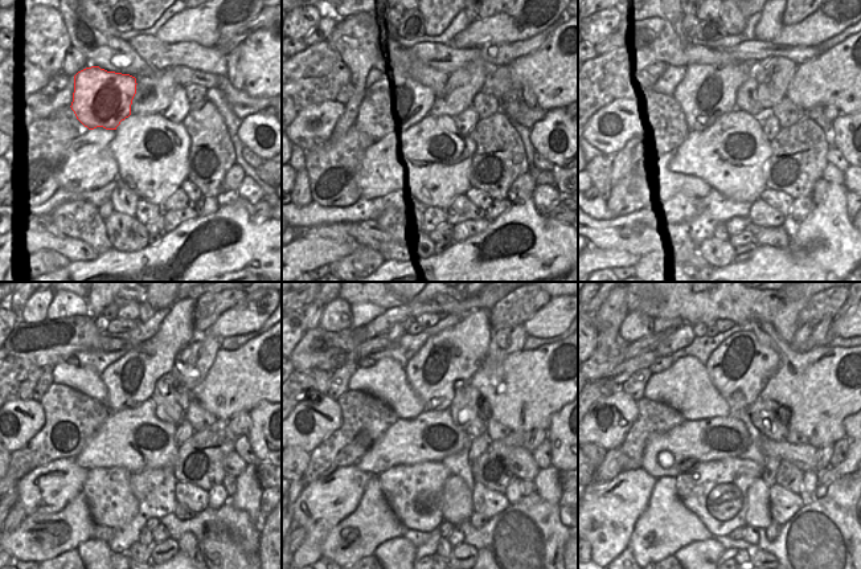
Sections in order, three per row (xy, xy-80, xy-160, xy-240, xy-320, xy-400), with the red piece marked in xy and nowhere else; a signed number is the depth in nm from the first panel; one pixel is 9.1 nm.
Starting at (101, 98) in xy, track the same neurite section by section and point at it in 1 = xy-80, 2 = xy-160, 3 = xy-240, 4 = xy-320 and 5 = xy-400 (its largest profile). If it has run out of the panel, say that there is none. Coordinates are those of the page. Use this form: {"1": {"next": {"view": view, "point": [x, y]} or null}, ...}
{"1": {"next": {"view": "xy-80", "point": [410, 93]}}, "2": {"next": {"view": "xy-160", "point": [708, 91]}}, "3": {"next": {"view": "xy-240", "point": [131, 380]}}, "4": {"next": {"view": "xy-320", "point": [456, 353]}}, "5": {"next": {"view": "xy-400", "point": [739, 368]}}}

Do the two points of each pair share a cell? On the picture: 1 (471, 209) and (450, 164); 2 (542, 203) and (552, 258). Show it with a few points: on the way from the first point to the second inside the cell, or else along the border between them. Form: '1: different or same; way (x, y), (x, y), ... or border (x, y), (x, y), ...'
1: different; border (466, 193), (456, 197), (447, 208)
2: different; border (534, 188), (534, 205), (545, 216)

